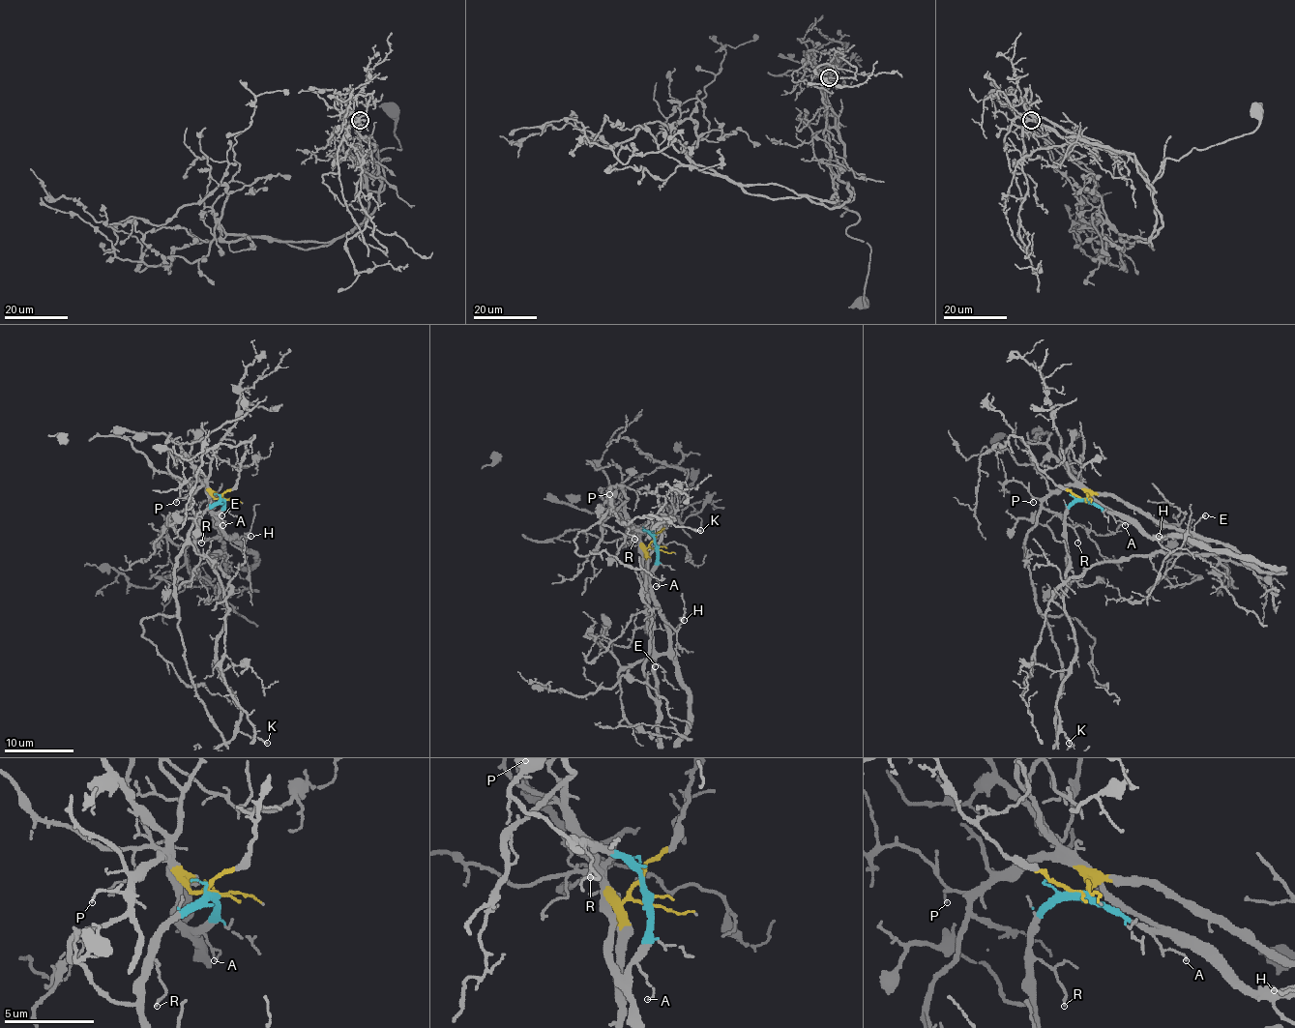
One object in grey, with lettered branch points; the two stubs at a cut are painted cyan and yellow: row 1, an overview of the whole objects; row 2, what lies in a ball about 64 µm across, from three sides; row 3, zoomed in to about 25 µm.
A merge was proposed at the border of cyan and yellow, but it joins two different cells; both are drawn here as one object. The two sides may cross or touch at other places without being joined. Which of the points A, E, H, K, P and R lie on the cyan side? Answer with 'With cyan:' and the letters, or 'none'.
With cyan: A, H, K, R

